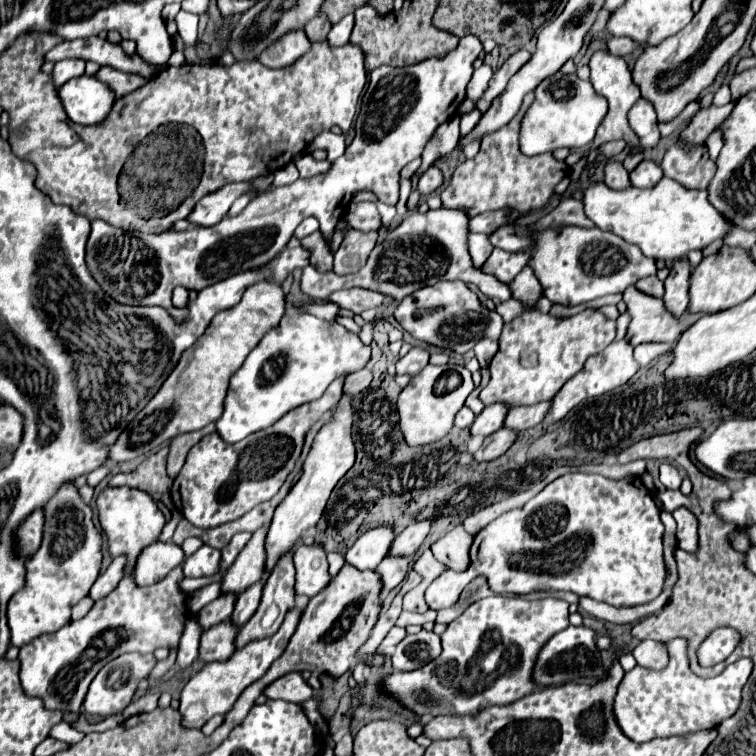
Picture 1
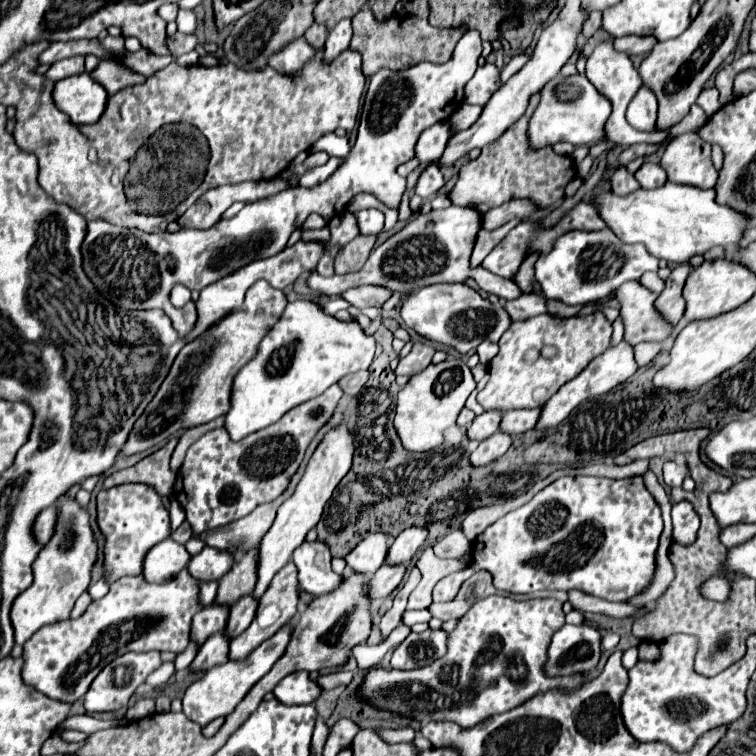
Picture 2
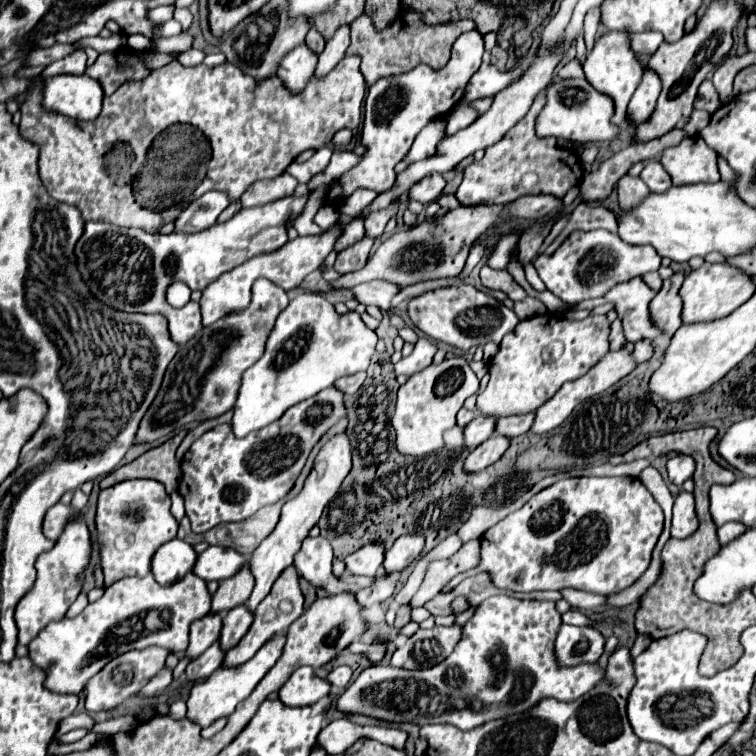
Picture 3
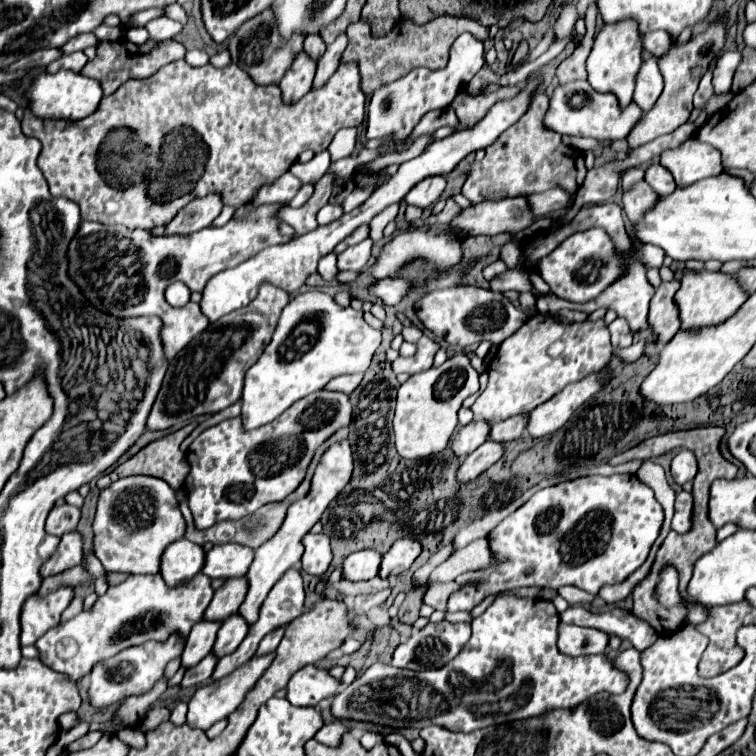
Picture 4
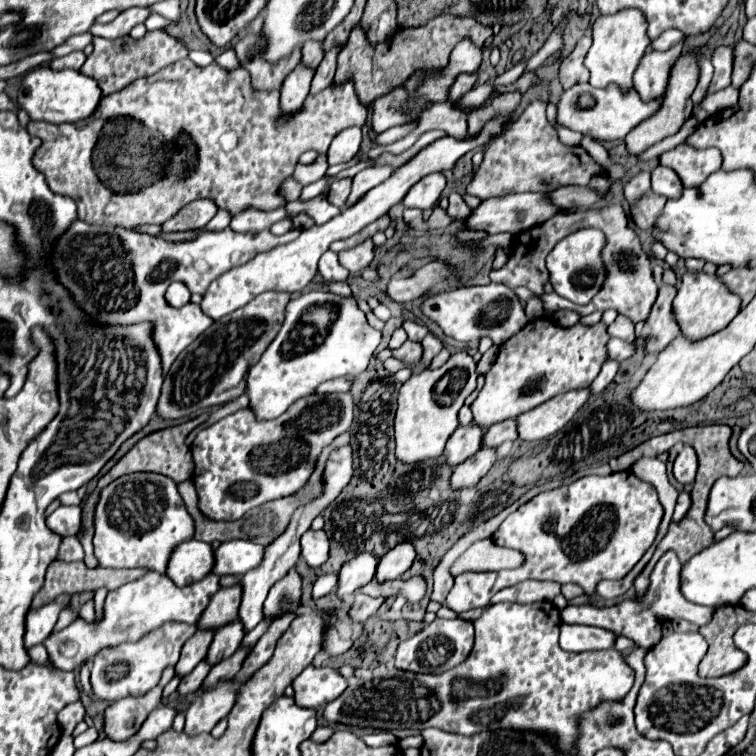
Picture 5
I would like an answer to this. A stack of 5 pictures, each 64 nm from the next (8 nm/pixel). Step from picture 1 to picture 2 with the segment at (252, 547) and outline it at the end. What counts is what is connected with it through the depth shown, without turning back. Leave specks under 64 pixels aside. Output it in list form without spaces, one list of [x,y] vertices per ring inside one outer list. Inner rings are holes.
[[[258,548],[250,550],[242,560],[234,564],[234,568],[220,580],[220,588],[214,604],[234,604],[236,600],[252,594],[256,584],[256,556]]]

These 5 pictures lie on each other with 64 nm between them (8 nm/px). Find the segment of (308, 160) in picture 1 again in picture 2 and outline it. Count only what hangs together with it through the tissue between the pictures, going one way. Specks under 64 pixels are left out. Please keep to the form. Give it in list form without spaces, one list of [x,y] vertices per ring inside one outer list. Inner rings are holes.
[[[330,158],[324,166],[320,166],[320,168],[312,168],[312,170],[308,170],[304,176],[302,176],[302,180],[300,180],[300,186],[306,186],[306,188],[312,188],[312,186],[316,186],[316,184],[320,184],[320,182],[324,182],[324,180],[328,180],[340,166],[344,164],[344,158]]]

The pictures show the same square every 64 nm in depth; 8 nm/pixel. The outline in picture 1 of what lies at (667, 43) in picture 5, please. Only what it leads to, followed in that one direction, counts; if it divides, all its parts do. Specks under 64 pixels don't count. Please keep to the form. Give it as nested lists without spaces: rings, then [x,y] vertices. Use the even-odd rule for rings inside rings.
[[[616,36],[608,38],[606,46],[608,46],[608,50],[610,50],[614,56],[626,56],[626,54],[632,54],[632,52],[638,50],[638,48],[644,50],[644,44],[634,44],[634,40],[628,40],[628,38],[616,38]]]

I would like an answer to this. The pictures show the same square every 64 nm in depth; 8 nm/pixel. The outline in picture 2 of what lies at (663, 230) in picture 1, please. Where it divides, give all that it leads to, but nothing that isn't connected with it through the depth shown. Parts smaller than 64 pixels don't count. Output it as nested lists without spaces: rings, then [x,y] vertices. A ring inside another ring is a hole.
[[[666,182],[656,190],[640,190],[632,192],[626,198],[614,194],[596,196],[596,208],[602,220],[608,224],[614,234],[626,244],[644,244],[648,252],[656,258],[664,258],[668,262],[684,264],[696,254],[704,254],[714,246],[740,246],[744,232],[750,224],[750,216],[744,212],[736,212],[734,208],[726,208],[724,204],[716,204],[714,188],[688,188],[684,184]]]

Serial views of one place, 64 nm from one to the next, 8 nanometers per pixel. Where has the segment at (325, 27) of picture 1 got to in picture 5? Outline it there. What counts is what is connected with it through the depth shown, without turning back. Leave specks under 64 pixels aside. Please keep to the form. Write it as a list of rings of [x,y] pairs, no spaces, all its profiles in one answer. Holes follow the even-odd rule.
[[[318,42],[304,44],[304,48],[302,48],[302,62],[304,64],[308,64],[310,68],[318,68],[322,56],[324,56],[324,52],[322,52],[322,46]]]

